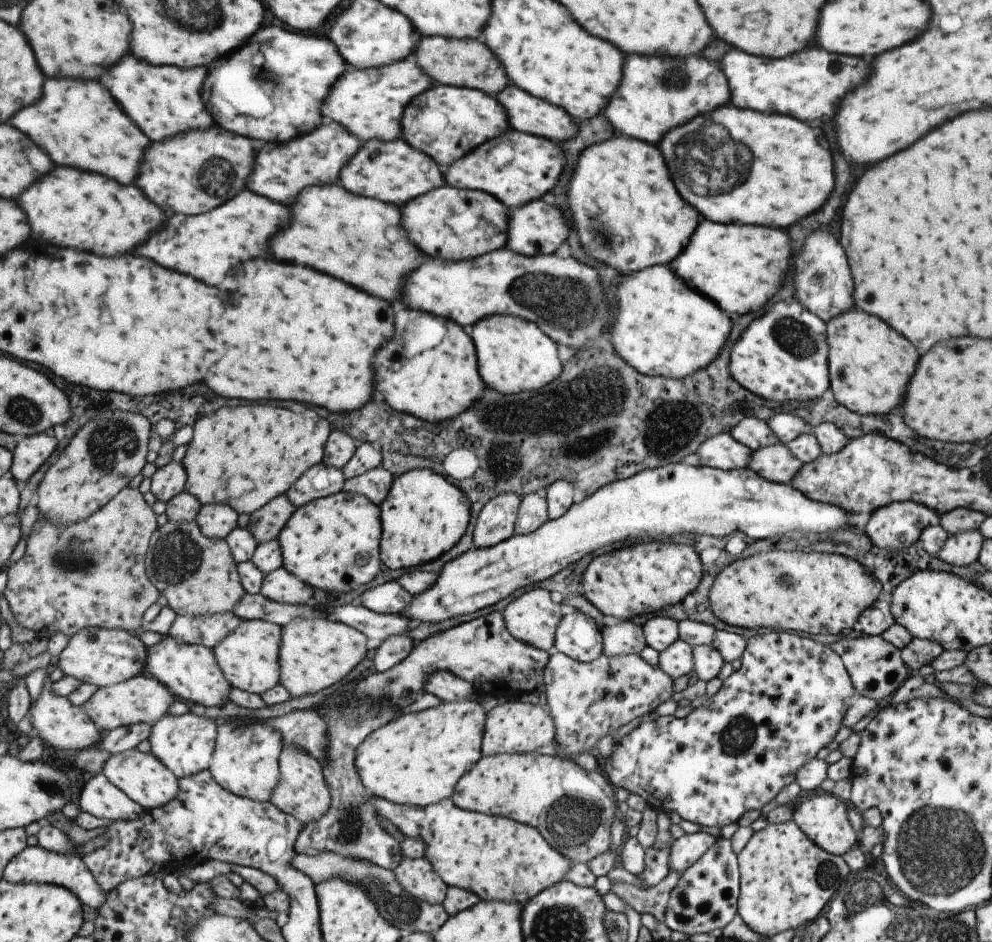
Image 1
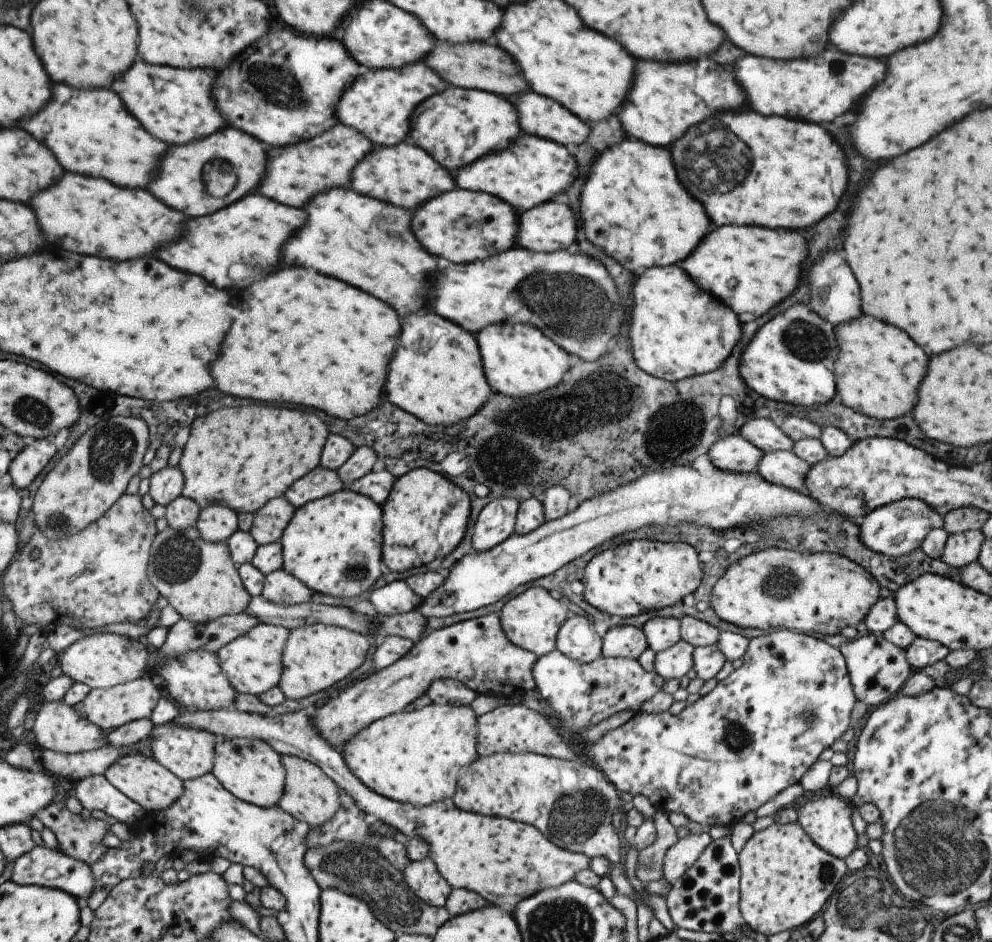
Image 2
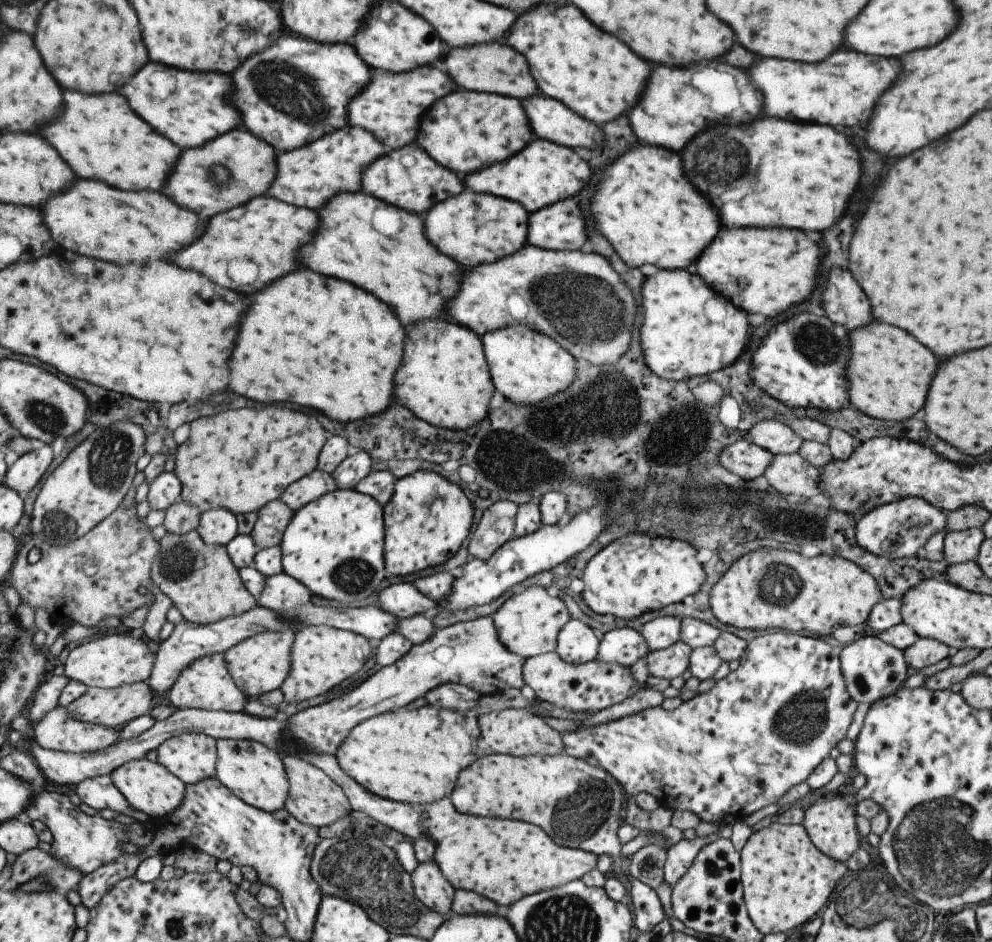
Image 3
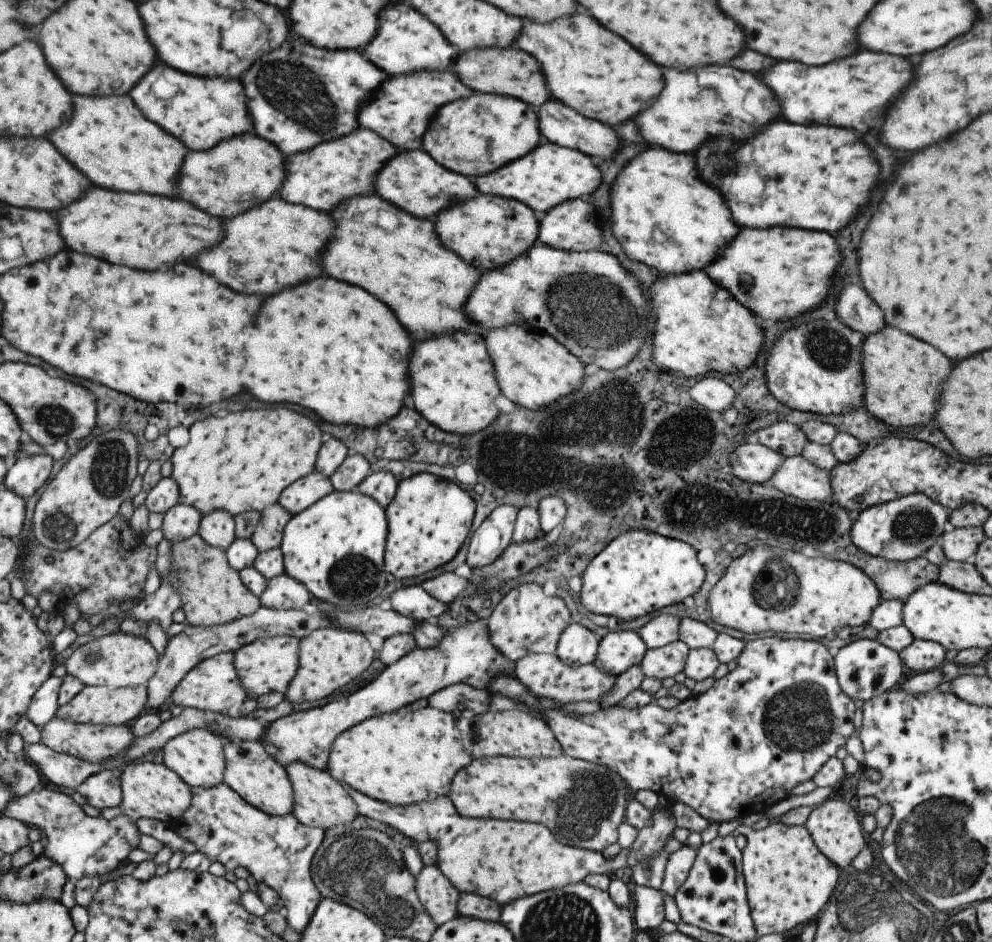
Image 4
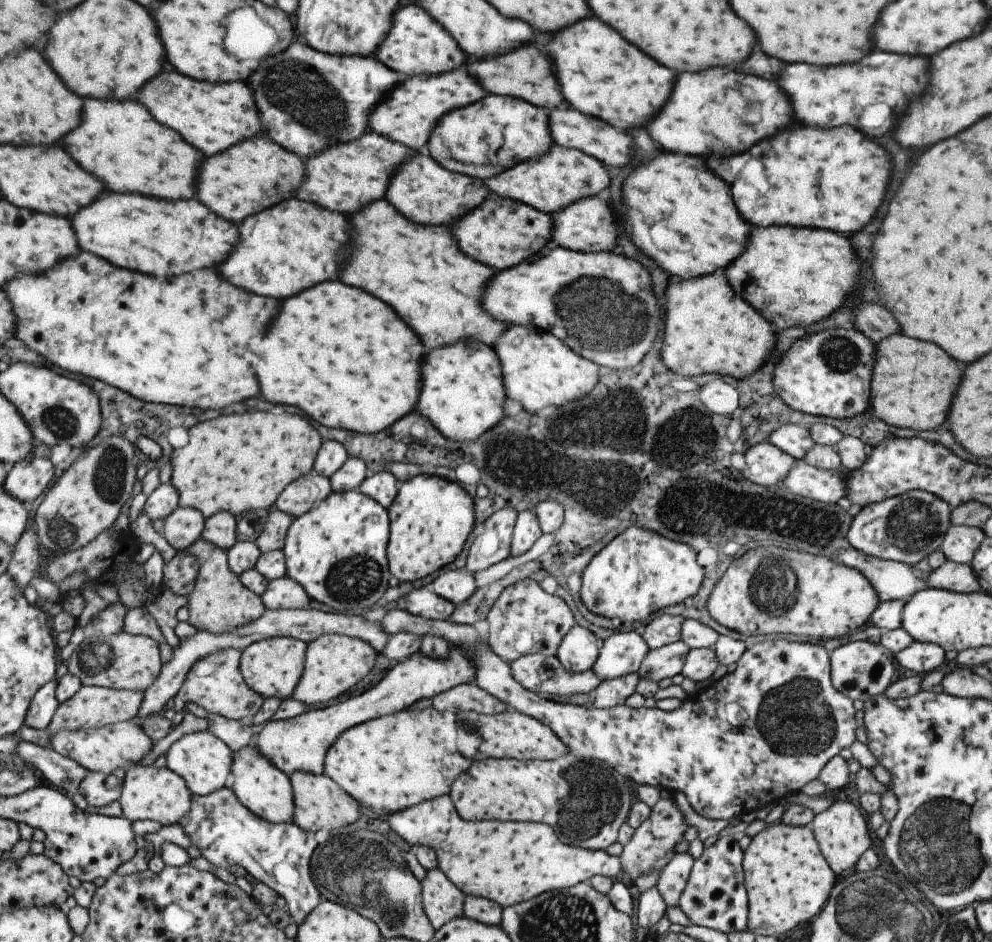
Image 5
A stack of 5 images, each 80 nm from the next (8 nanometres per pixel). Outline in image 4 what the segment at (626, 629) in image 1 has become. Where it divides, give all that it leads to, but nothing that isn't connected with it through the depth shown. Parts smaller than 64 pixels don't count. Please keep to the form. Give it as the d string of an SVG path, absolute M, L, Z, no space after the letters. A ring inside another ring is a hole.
M609 632L598 641L593 664L605 673L616 677L630 666L639 666L646 649L638 633Z

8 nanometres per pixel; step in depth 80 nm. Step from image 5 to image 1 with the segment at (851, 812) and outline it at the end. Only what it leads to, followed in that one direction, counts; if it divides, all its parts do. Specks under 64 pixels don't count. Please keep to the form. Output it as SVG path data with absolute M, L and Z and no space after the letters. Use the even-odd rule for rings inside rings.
M818 794L803 800L792 812L792 821L807 835L819 848L832 855L845 854L857 843L857 835L847 820L848 804L830 794Z

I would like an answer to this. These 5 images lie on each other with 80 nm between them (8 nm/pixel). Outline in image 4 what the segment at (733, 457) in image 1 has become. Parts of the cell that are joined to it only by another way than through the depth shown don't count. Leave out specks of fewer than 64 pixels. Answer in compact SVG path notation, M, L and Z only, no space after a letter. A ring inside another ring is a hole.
M749 441L734 450L737 464L729 466L732 474L748 483L768 483L784 456L759 442Z

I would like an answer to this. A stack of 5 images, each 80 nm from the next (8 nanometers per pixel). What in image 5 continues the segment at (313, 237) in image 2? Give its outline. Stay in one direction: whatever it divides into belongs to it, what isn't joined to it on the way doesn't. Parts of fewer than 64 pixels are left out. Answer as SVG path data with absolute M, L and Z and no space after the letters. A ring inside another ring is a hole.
M385 200L371 202L349 222L355 230L355 252L343 262L339 280L389 304L419 334L427 350L471 338L491 346L507 328L479 308L483 290L495 270L461 254L449 226L411 224Z

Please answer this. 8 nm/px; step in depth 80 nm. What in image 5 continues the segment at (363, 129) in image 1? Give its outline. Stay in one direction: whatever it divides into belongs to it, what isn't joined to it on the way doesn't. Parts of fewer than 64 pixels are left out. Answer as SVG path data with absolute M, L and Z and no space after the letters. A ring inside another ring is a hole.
M465 68L436 75L415 75L403 78L389 90L369 115L370 130L393 139L411 149L419 150L428 141L438 120L453 109L461 109L489 94Z

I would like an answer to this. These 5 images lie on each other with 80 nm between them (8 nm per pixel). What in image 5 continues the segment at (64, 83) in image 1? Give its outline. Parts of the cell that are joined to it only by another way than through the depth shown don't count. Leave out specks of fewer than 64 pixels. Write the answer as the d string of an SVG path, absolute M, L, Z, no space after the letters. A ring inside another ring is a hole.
M87 100L87 118L65 144L73 158L79 158L93 174L99 174L115 192L147 194L171 202L195 196L193 182L204 154L187 146L171 128L155 122L139 102Z

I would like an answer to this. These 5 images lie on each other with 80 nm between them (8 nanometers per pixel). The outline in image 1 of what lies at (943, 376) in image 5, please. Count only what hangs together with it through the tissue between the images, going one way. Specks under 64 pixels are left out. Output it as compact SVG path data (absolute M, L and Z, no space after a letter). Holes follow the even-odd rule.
M855 308L826 323L828 380L834 399L860 415L886 415L902 404L915 363L917 350L885 322Z

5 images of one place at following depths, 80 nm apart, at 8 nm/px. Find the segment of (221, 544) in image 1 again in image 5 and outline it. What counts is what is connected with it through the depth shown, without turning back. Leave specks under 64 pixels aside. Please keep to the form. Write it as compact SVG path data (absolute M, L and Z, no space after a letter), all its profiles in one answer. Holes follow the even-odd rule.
M199 538L184 549L198 560L198 577L188 596L186 606L189 612L187 622L197 631L214 635L230 633L236 627L249 624L264 612L260 596L253 594L241 584L238 576L229 570L226 551Z

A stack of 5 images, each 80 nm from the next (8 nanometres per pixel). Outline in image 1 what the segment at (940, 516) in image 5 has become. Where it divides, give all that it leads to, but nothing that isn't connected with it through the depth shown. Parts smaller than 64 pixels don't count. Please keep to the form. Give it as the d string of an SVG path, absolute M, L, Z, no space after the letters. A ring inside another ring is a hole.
M893 501L875 509L862 529L871 545L888 551L898 551L908 549L926 527L939 524L939 515L926 506L913 501Z

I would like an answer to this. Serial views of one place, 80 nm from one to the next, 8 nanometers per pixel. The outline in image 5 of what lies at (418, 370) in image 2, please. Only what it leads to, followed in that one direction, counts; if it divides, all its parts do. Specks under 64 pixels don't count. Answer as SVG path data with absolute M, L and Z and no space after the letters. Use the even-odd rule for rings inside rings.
M467 340L467 354L465 344L457 342L451 348L435 348L423 358L423 390L417 400L417 412L423 415L447 440L475 440L485 430L493 428L502 418L501 404L506 399L499 359L495 351L489 346L483 346L475 340Z

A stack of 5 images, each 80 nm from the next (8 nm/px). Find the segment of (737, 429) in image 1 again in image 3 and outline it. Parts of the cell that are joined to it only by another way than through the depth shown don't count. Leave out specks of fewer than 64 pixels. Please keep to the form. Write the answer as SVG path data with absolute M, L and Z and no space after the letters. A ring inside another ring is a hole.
M776 420L755 423L745 434L745 438L772 455L795 453L803 442L789 425Z

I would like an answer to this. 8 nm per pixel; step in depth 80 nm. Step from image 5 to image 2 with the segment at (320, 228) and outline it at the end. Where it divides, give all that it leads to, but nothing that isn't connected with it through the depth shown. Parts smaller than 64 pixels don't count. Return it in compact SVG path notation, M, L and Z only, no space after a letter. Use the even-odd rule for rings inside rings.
M253 192L209 216L189 218L185 222L187 232L175 244L161 248L157 258L167 266L175 266L175 270L215 282L215 288L243 288L251 278L275 270L283 242L303 224L305 214L301 208L289 208Z

